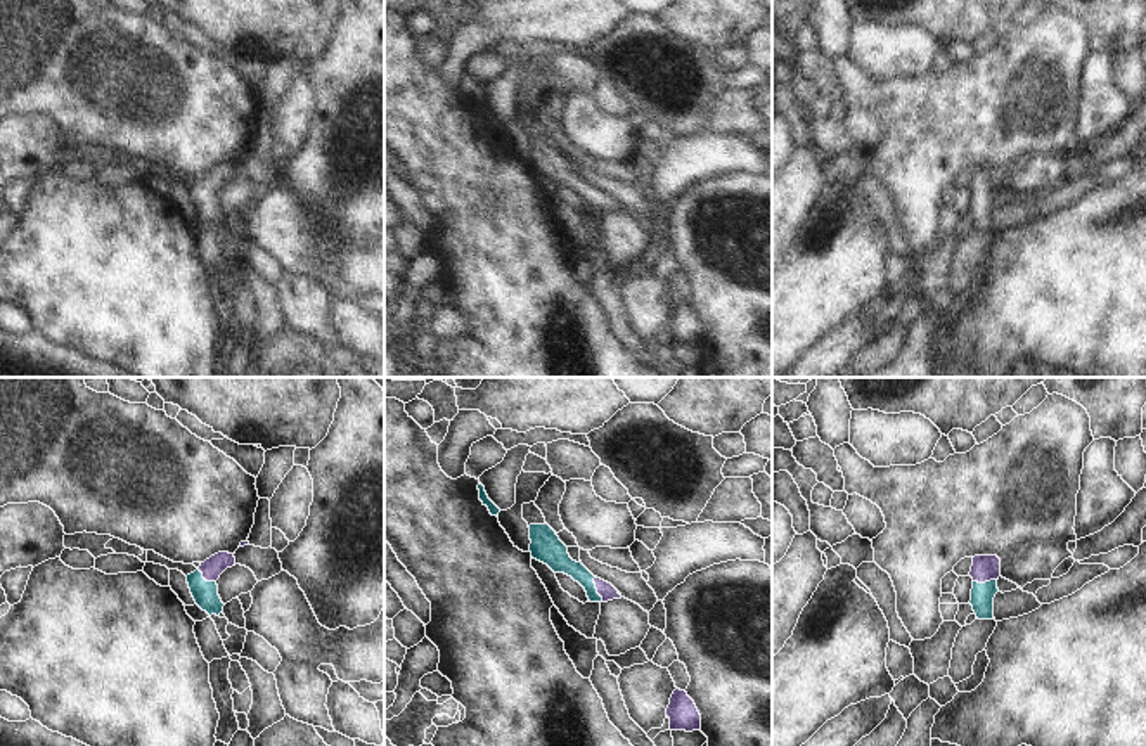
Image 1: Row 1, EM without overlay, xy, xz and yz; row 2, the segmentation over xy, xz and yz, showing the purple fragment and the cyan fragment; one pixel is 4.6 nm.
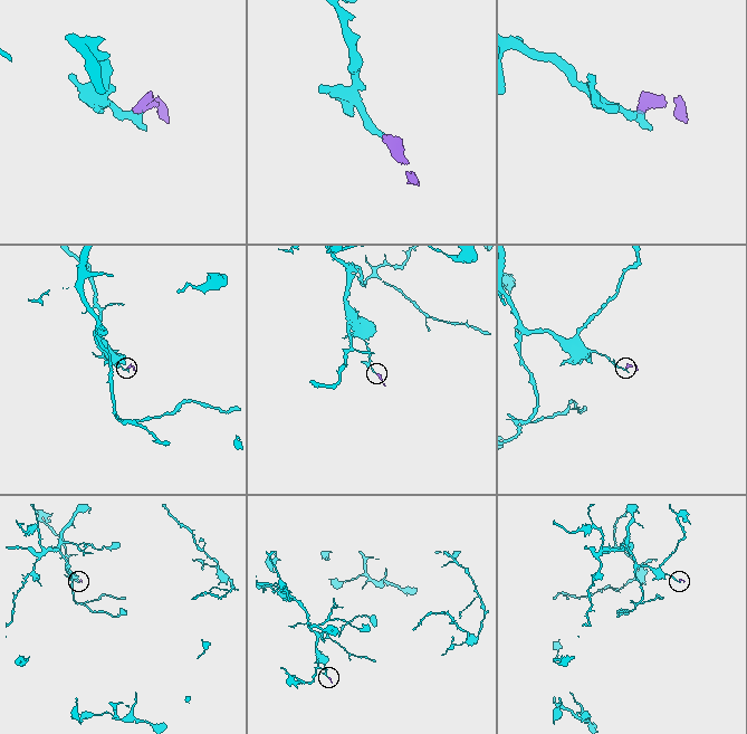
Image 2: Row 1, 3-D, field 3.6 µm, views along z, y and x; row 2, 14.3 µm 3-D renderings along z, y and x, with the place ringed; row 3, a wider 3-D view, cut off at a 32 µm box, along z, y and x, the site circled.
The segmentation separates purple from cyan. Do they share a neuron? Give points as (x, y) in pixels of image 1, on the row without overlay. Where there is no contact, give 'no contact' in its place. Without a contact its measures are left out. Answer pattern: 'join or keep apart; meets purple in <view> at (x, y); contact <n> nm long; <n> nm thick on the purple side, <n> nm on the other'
join; meets purple in xz at (596, 199); contact 120 nm long; 80 nm thick on the purple side, 120 nm on the other

